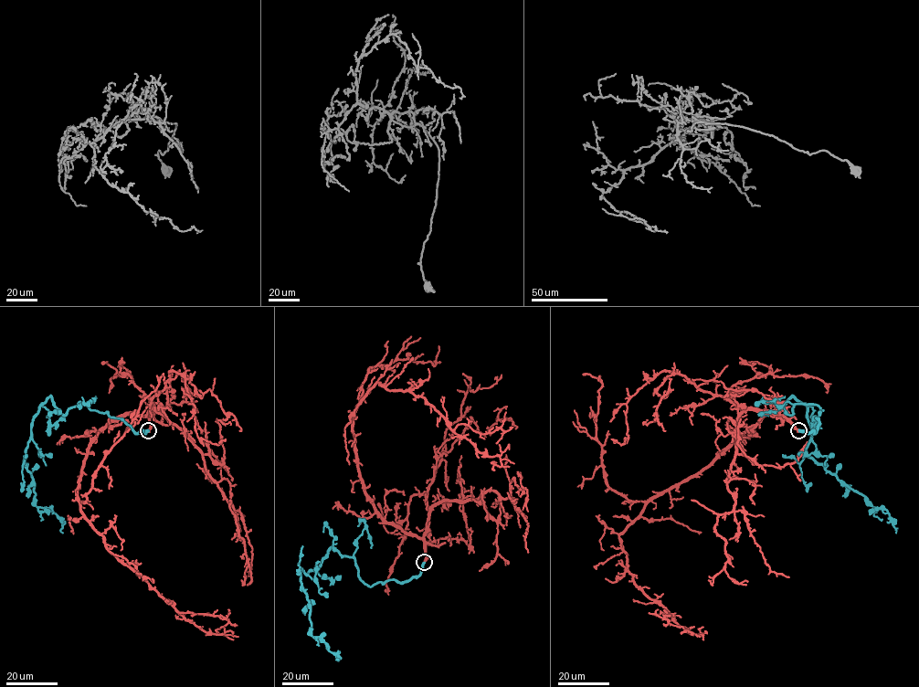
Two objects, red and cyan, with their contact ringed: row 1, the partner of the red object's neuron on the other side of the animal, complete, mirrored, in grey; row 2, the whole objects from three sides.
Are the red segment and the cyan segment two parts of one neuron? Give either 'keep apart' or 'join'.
join

